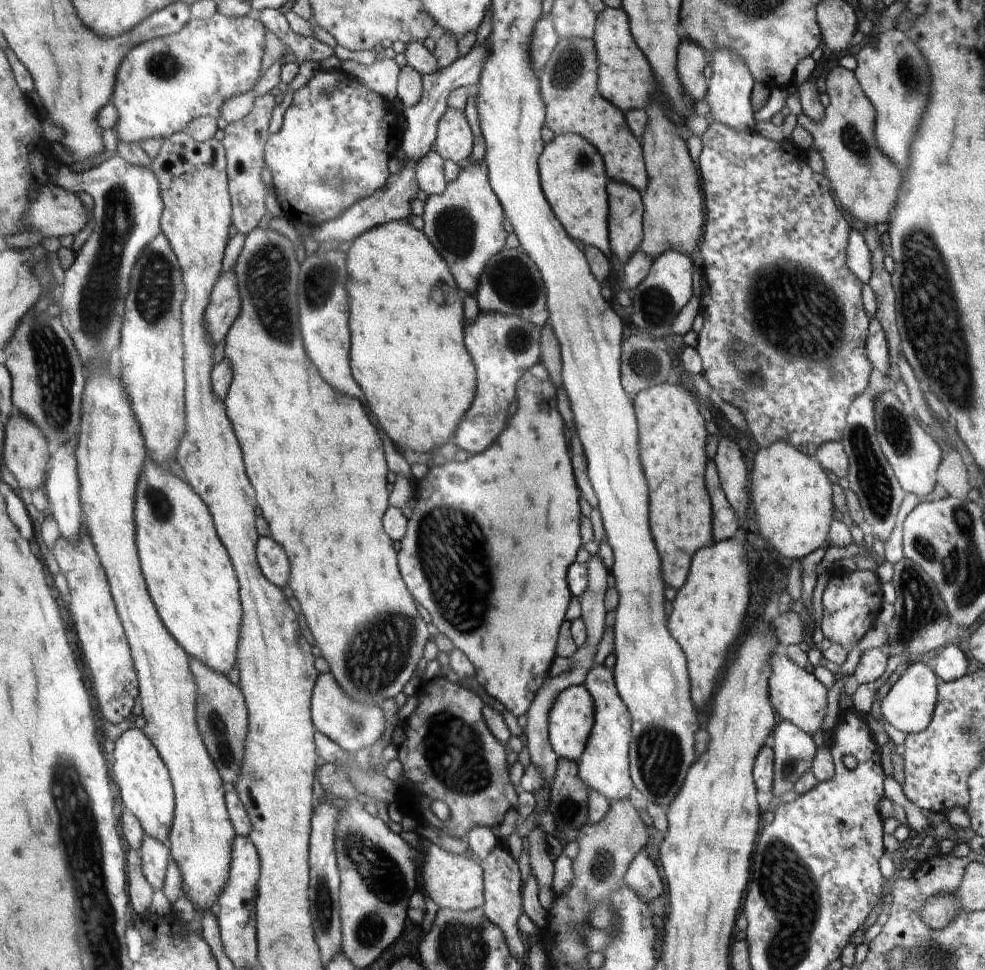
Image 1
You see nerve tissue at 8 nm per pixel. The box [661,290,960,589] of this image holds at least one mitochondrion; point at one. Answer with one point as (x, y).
(873, 483)

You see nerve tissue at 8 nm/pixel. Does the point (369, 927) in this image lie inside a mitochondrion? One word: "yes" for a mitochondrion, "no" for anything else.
yes

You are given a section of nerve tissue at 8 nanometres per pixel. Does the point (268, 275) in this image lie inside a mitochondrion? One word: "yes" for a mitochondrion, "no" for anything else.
yes

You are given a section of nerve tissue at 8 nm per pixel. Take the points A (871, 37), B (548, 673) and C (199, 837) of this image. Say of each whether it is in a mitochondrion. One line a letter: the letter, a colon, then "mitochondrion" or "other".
A: other
B: other
C: other

